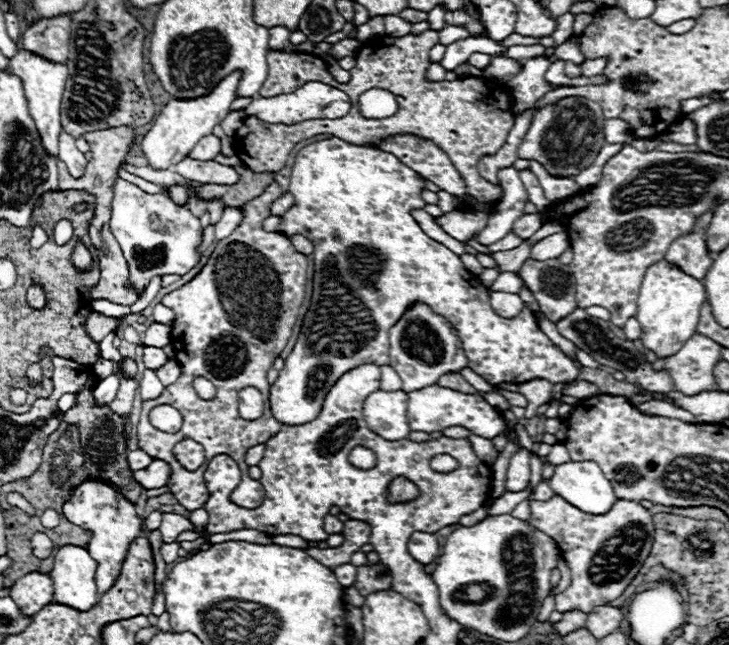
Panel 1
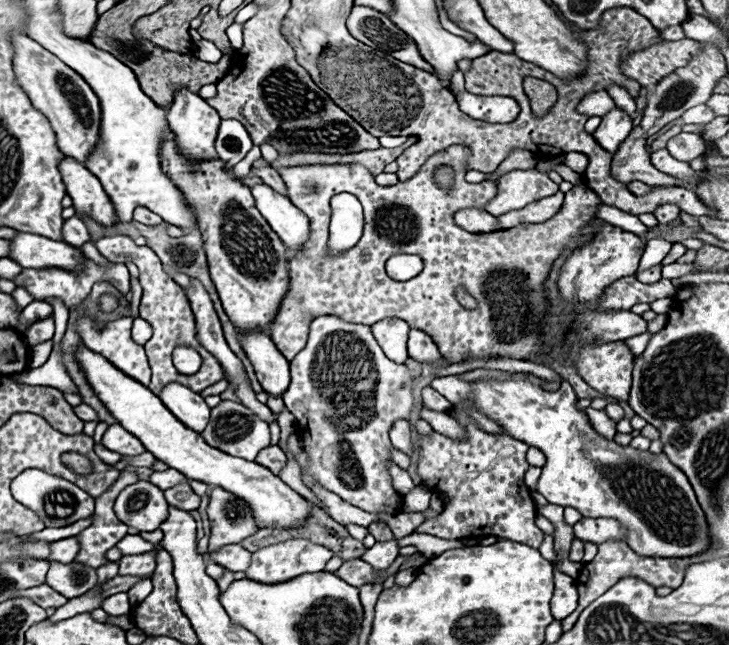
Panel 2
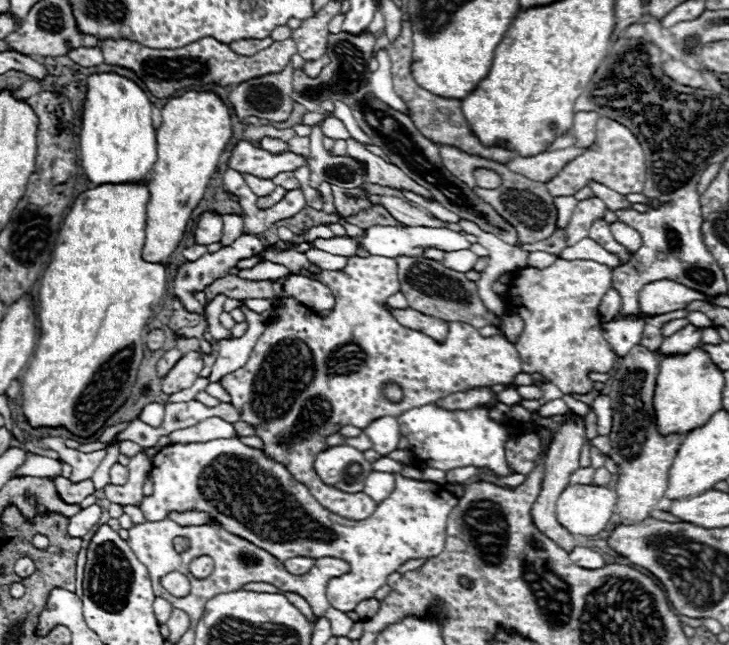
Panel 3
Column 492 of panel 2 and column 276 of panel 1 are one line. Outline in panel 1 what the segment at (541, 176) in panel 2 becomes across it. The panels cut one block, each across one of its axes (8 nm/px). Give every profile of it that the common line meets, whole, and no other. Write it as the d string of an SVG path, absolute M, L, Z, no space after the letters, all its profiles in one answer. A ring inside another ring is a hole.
M284 192L280 198L276 198L276 200L272 202L272 206L270 206L270 214L272 214L272 216L280 216L280 214L284 214L292 204L294 204L292 194L290 194L290 192Z

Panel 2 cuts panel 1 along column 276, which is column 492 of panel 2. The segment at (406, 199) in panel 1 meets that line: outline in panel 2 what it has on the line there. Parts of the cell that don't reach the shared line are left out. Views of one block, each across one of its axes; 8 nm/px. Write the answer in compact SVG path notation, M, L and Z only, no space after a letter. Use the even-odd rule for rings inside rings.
M518 374L506 380L472 380L466 382L458 376L444 376L430 382L430 386L440 392L450 404L460 404L464 400L476 402L476 410L492 418L496 424L504 428L506 434L540 448L546 454L546 464L542 468L542 476L536 484L536 492L540 492L550 504L556 506L572 506L584 518L614 518L626 530L628 546L640 554L650 558L690 558L694 554L702 554L712 548L712 540L708 538L708 522L706 516L696 502L694 490L688 478L668 462L664 454L646 456L646 452L634 450L630 446L618 446L616 442L600 436L588 422L588 416L582 410L576 410L576 394L568 380L562 380L558 392L540 390L528 376Z

